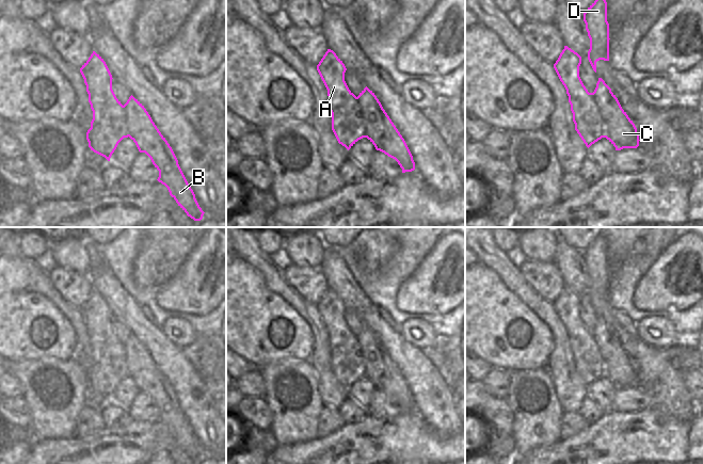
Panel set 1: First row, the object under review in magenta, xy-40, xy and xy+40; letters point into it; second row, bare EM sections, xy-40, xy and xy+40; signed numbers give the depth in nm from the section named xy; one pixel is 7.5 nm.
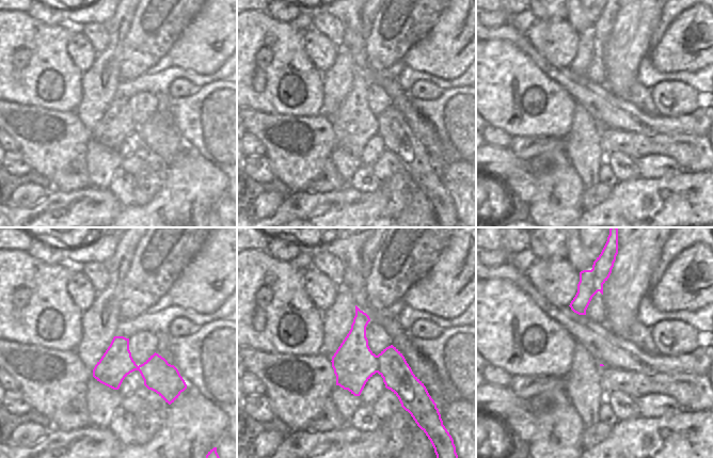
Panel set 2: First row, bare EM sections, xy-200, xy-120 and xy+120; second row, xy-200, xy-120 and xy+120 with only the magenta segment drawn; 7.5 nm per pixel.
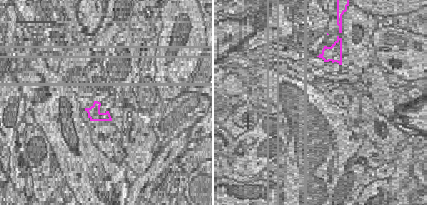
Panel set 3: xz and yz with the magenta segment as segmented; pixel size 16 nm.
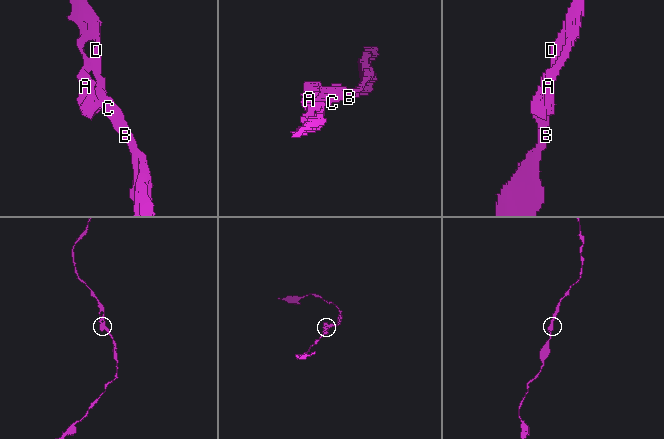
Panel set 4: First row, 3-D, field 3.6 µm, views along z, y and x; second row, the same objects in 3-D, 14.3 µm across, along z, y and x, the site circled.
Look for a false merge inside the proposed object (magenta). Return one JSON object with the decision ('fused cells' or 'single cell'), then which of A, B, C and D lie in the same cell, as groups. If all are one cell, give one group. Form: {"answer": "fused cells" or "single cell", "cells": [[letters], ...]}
{"answer": "single cell", "cells": [["A", "B", "C", "D"]]}

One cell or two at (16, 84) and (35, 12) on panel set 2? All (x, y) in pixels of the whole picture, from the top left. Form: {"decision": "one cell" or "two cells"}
{"decision": "two cells"}

